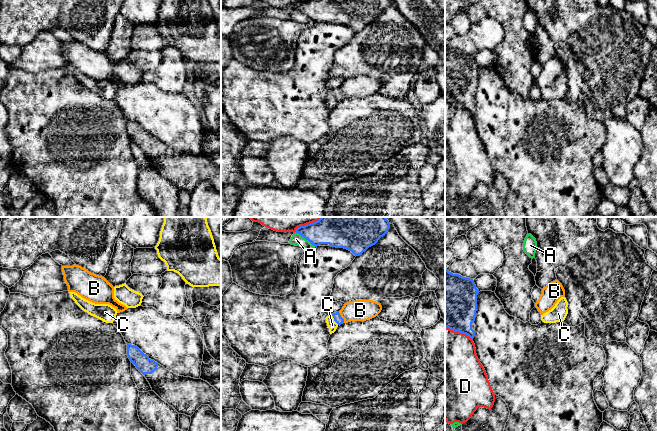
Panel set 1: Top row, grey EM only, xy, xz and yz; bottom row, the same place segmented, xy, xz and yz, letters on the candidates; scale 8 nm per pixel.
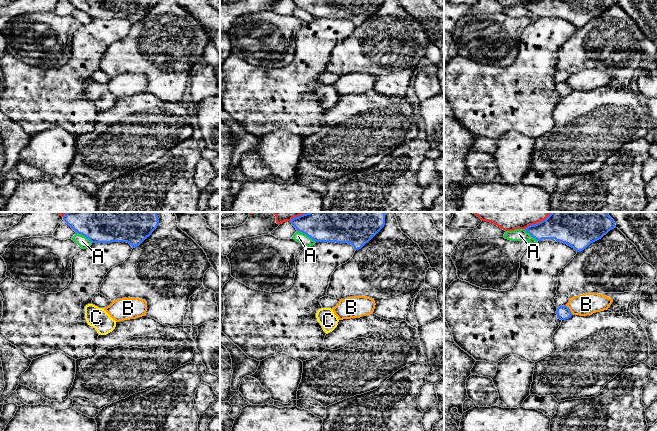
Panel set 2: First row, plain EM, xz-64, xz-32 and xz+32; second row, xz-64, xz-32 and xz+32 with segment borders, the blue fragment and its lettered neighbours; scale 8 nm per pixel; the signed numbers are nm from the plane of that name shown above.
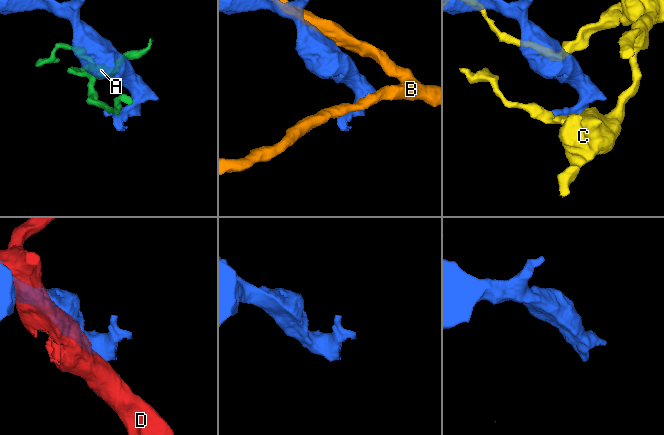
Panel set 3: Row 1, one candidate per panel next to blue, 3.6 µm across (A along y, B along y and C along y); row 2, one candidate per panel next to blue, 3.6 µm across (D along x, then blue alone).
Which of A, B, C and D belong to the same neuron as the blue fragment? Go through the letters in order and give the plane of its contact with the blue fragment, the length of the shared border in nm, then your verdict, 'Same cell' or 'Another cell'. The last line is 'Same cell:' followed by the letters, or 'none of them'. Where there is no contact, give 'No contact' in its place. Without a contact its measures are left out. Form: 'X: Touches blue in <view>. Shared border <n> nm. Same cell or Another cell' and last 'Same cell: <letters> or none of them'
A: Touches blue in xz. Shared border 200 nm. Another cell
B: Touches blue in xz. Shared border 100 nm. Another cell
C: Touches blue in xz. Shared border 110 nm. Another cell
D: Touches blue in xz. Shared border 240 nm. Another cell
Same cell: none of them

